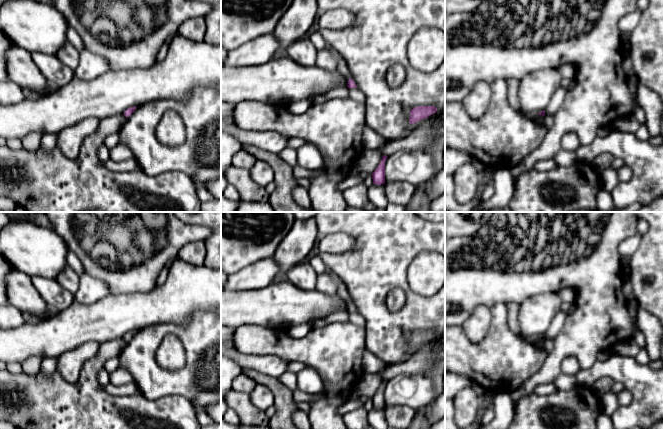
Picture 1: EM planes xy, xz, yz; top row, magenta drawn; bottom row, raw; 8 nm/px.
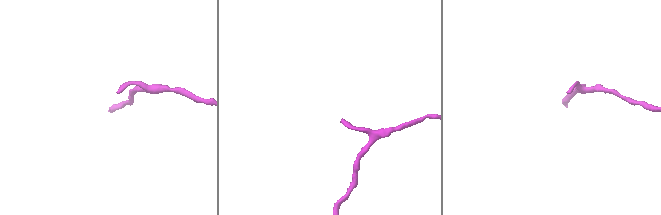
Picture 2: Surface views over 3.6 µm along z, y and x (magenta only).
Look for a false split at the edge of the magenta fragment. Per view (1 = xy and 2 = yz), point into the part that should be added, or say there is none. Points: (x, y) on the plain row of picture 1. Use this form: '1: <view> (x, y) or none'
1: none
2: none

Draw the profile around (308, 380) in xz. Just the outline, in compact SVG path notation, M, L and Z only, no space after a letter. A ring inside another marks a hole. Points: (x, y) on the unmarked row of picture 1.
M305 368L297 373L298 388L308 394L317 394L323 389L323 380L312 368Z

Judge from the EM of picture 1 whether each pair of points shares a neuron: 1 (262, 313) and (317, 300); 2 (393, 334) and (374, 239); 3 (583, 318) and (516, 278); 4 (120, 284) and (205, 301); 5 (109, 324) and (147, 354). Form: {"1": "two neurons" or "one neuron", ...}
{"1": "one neuron", "2": "one neuron", "3": "one neuron", "4": "two neurons", "5": "two neurons"}

